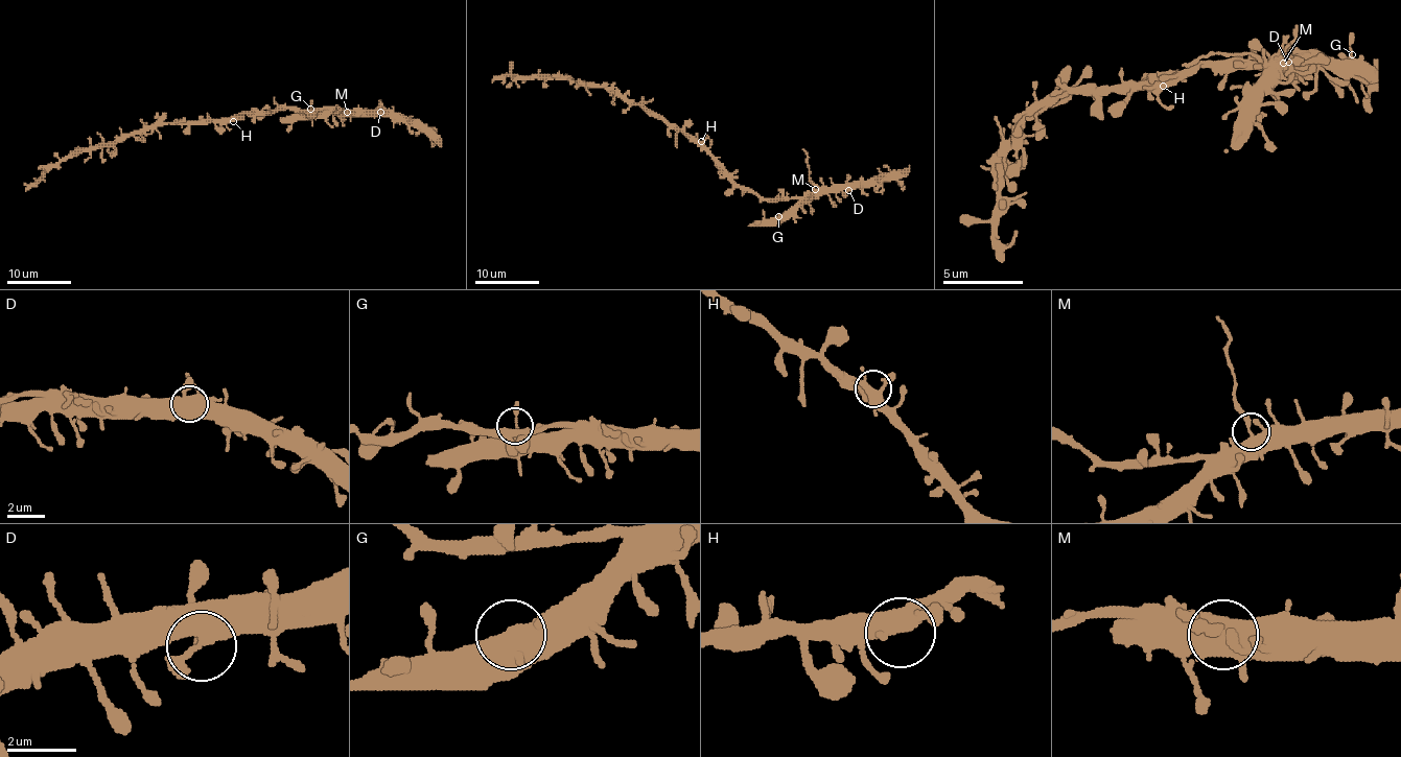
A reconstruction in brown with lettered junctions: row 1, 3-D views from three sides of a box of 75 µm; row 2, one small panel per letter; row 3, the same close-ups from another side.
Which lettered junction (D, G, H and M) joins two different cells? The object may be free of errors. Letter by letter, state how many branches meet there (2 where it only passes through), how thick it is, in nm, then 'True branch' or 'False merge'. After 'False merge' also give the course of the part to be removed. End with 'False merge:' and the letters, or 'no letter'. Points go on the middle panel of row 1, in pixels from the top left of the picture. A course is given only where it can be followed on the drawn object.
D: Branches: 3. Thickness 420 nm. True branch
G: Branches: 2. Thickness 380 nm. True branch
H: Branches: 4. Thickness 460 nm. True branch
M: Branches: 3. Thickness 360 nm. False merge. Course of the part to remove: (815, 189), (802, 149)
False merge: M

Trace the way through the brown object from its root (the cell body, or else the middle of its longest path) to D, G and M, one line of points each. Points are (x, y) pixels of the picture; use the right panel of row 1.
D: (1174, 78), (1187, 78), (1203, 66), (1271, 66), (1284, 54), (1308, 57), (1304, 54), (1296, 62), (1288, 62)
G: (1174, 78), (1187, 78), (1203, 66), (1271, 66), (1284, 54), (1316, 54), (1328, 62), (1345, 62), (1352, 54)
M: (1174, 78), (1187, 78), (1203, 66), (1271, 66), (1284, 54), (1304, 54), (1308, 57), (1296, 54), (1284, 62)

